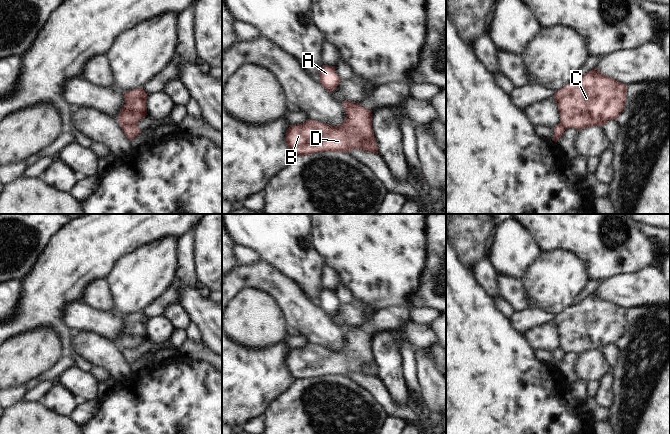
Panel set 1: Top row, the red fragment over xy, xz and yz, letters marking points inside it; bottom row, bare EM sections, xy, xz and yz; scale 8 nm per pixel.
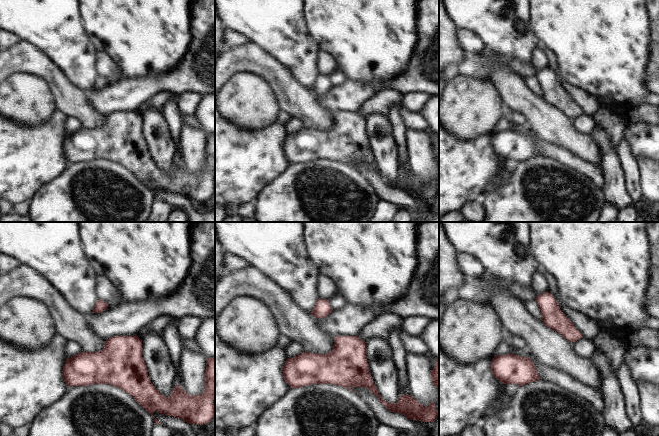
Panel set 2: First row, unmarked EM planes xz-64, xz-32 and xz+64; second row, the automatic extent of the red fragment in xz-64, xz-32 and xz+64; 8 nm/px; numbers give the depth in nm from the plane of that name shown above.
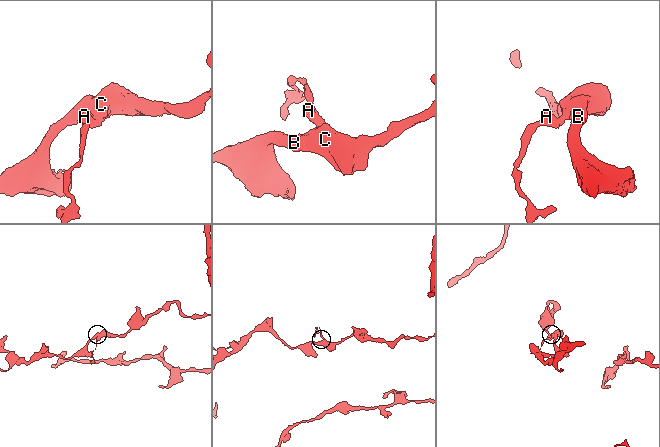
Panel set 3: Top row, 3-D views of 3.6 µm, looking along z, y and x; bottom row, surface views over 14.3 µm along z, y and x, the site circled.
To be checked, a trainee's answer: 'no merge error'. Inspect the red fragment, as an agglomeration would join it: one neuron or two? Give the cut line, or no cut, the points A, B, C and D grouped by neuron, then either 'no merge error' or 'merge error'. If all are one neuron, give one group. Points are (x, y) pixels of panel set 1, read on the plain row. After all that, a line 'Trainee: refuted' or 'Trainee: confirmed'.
cut xy (120, 346), (136, 349); groups A / B C D; merge error
Trainee: refuted

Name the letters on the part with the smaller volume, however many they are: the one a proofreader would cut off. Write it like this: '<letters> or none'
A.

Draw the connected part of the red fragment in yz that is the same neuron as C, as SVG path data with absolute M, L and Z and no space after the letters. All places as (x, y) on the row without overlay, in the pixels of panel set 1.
M597 292L555 316L560 347L578 354L616 344L625 332L627 310Z

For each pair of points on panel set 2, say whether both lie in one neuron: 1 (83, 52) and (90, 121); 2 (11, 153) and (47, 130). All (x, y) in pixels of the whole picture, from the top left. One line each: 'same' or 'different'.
1: different
2: same

